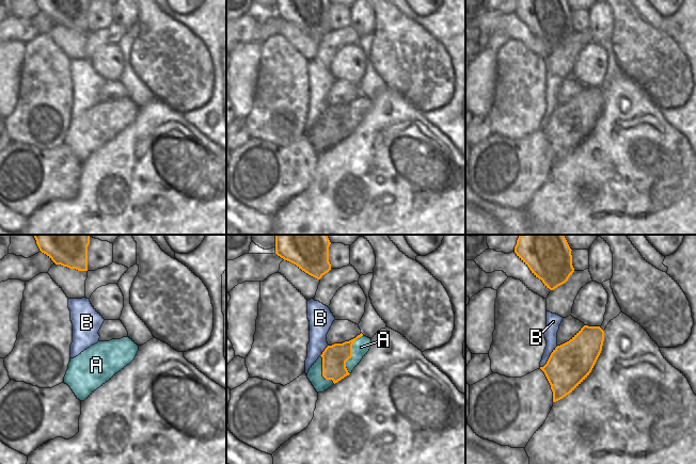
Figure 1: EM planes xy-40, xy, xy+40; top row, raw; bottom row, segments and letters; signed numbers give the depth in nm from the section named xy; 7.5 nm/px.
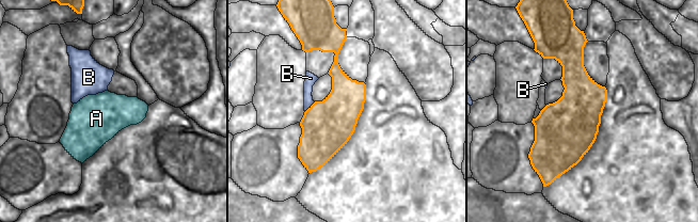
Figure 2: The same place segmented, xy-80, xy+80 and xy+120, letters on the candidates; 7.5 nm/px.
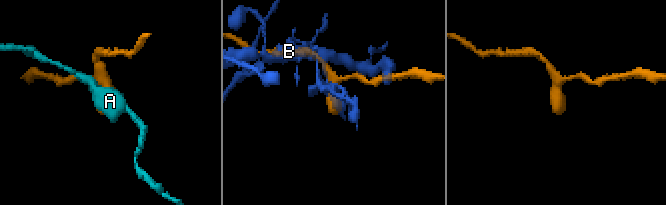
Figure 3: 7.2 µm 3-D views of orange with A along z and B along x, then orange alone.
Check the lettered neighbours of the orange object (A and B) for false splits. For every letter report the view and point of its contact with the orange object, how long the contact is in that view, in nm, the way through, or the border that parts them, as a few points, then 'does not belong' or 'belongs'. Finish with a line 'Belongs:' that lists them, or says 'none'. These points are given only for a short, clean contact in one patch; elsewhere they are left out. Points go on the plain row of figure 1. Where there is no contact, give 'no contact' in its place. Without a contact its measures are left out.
A: meets orange in xy at (351, 114); contact 320 nm long; does not belong
B: meets orange in xy+40 at (549, 118); contact 220 nm long; does not belong
Belongs: none

